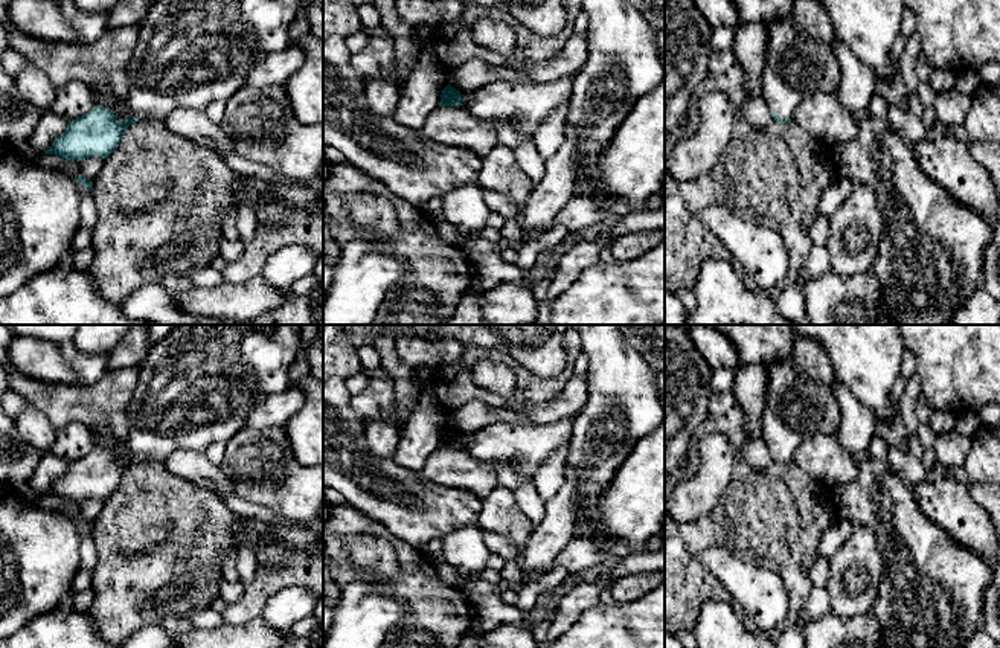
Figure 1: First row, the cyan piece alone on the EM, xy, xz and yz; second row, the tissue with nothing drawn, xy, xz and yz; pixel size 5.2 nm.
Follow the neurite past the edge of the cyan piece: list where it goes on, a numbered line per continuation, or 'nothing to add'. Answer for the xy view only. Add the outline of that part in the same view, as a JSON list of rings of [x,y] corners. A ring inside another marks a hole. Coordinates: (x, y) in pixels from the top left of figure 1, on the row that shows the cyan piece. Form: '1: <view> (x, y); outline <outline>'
1: xy (189, 54); outline [[[159,0],[139,24],[137,50],[127,67],[133,88],[130,111],[139,120],[165,119],[177,108],[204,113],[215,101],[227,102],[250,70],[291,44],[290,23],[299,15],[300,0]]]

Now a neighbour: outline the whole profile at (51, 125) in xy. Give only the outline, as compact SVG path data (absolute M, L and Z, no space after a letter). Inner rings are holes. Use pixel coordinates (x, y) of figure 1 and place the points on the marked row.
M52 110L43 113L38 125L35 127L29 143L40 152L49 149L53 140L61 136L69 125L69 120Z

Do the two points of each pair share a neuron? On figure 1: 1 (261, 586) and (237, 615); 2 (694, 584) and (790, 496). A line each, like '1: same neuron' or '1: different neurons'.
1: same neuron
2: same neuron

